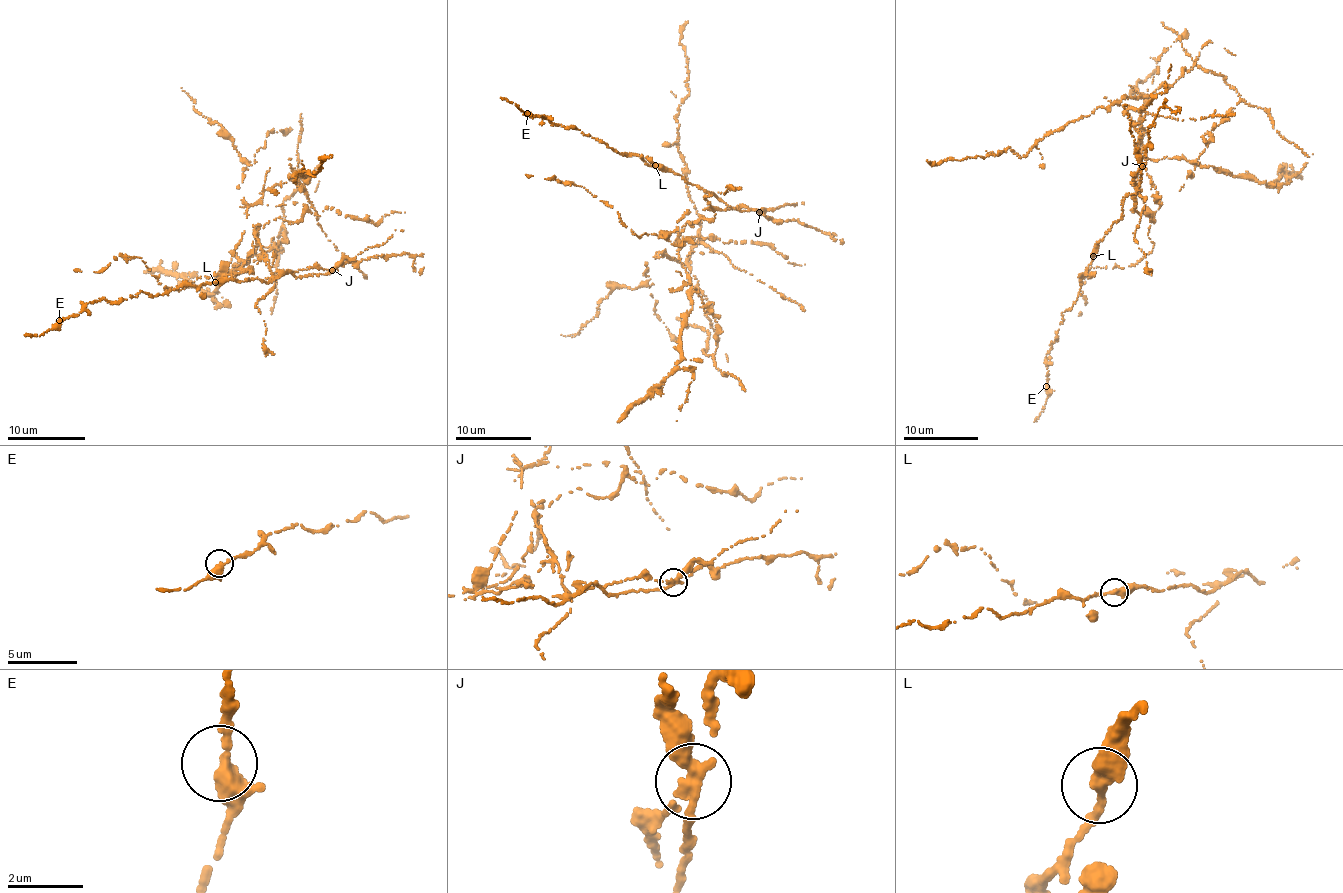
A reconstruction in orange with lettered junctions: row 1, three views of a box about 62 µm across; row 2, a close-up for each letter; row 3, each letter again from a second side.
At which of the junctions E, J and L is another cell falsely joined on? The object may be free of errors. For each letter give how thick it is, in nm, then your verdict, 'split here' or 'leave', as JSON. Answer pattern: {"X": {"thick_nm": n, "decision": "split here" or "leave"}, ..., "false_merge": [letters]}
{"E": {"thick_nm": 280, "decision": "leave"}, "J": {"thick_nm": 280, "decision": "split here"}, "L": {"thick_nm": 340, "decision": "leave"}, "false_merge": ["J"]}

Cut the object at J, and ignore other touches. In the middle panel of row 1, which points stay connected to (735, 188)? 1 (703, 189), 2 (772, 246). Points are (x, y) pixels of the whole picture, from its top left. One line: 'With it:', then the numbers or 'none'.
With it: 2

